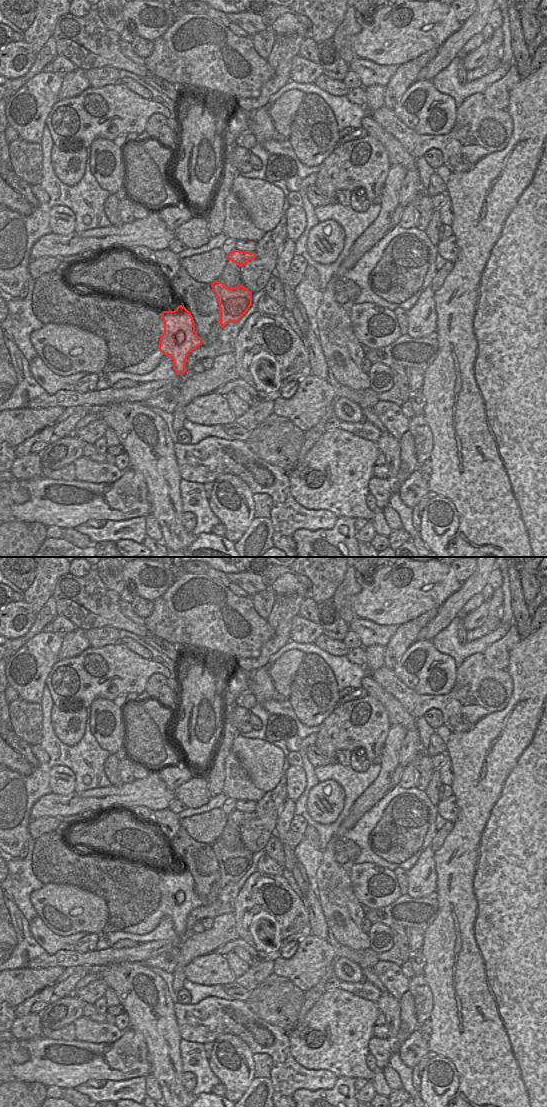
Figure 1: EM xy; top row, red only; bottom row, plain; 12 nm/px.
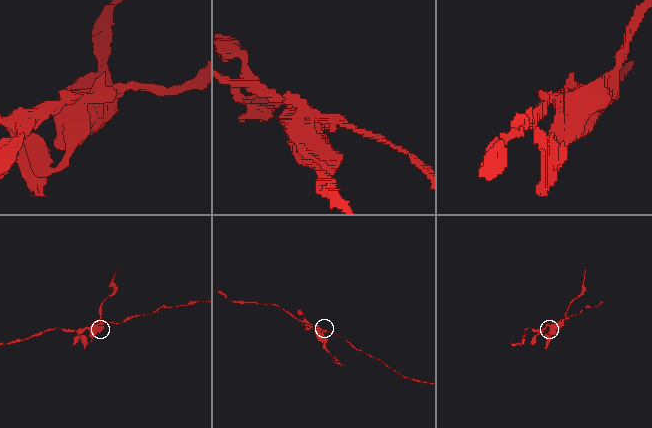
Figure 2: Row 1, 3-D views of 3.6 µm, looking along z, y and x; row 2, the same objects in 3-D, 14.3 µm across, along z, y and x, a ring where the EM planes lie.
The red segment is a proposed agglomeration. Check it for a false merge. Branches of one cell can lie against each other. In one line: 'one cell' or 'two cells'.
two cells

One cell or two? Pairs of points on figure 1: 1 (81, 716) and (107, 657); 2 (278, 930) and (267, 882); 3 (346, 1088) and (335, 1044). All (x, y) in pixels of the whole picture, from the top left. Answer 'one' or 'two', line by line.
1: two
2: one
3: two

